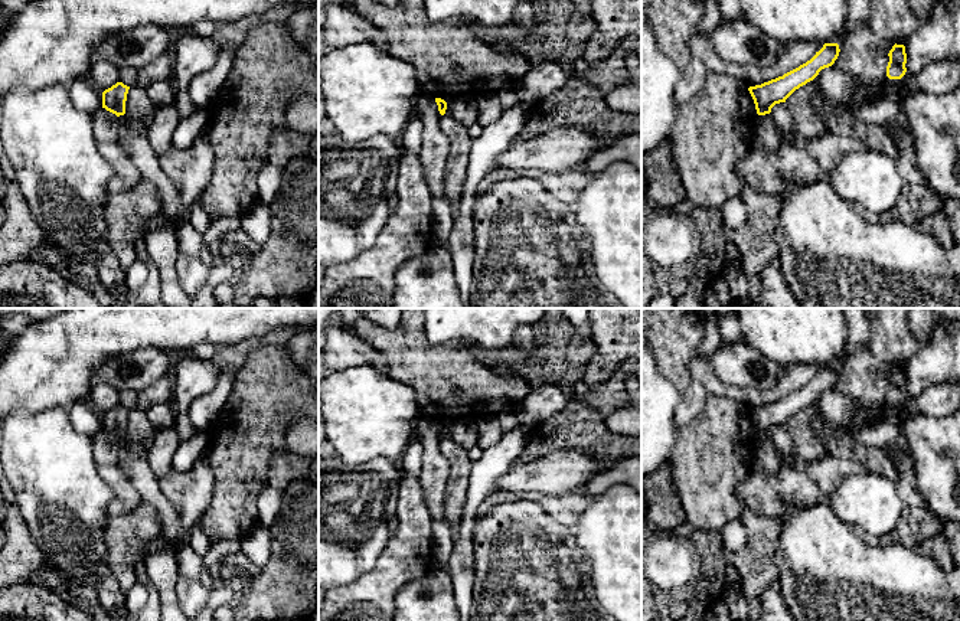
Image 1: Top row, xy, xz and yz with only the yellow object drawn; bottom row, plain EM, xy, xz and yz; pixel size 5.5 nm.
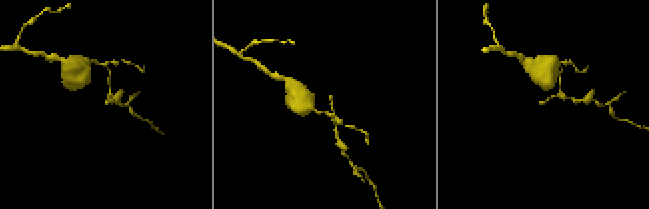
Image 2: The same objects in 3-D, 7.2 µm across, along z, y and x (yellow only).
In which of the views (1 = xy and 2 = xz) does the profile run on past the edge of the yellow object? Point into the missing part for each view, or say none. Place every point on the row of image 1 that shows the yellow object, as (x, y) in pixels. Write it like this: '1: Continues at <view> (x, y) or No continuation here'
1: No continuation here
2: No continuation here

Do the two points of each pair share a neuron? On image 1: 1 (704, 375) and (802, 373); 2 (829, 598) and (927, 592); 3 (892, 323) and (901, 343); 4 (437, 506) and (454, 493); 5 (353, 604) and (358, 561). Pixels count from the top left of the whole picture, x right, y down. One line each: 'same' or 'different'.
1: same
2: same
3: same
4: different
5: different

